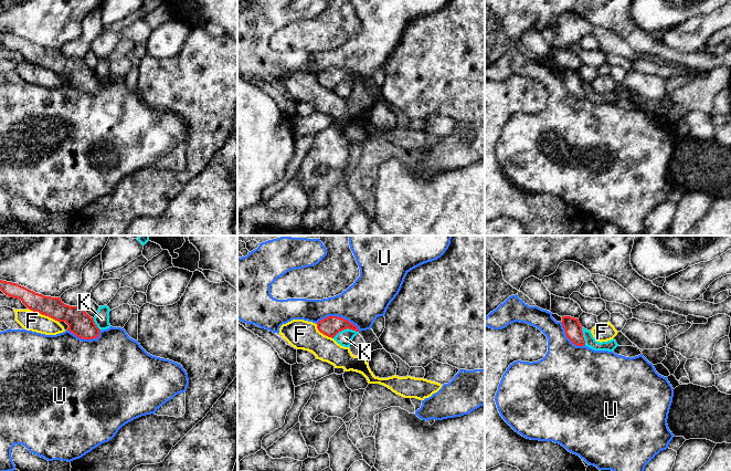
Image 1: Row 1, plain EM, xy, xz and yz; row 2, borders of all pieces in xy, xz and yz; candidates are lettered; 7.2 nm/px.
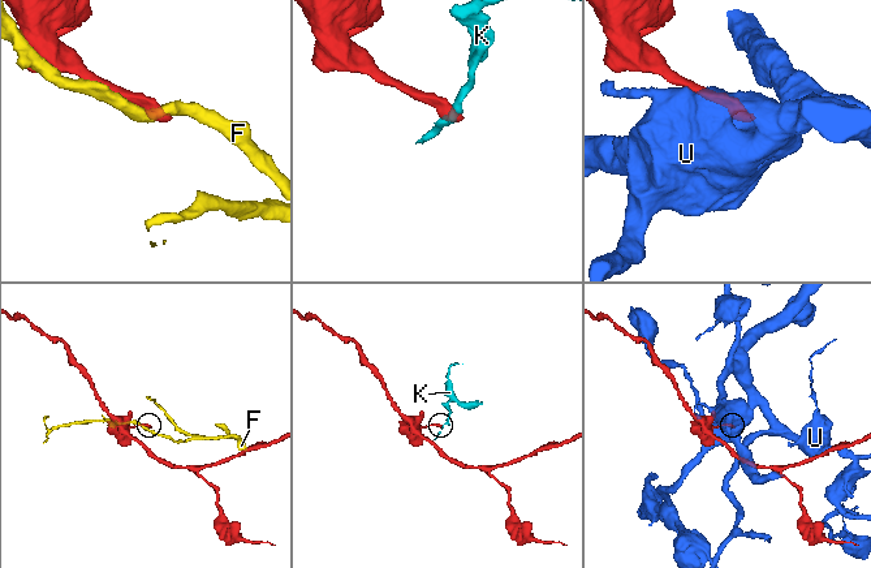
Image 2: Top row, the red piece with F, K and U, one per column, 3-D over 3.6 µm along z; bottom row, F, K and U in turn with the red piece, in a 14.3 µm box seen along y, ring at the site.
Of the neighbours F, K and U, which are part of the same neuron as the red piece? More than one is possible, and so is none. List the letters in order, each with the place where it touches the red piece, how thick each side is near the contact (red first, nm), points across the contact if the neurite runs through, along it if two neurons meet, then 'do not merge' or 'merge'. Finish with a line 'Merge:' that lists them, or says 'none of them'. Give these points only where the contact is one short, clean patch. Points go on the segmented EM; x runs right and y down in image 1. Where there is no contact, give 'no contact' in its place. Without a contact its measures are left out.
F: xy (43, 314) | 160/140 nm | do not merge
K: xz (345, 328) | 150/120 nm | along xz (358, 331), (343, 328), (332, 337) | do not merge
U: xz (337, 316) | 150/300 nm | along xz (316, 323), (328, 316), (341, 316), (351, 322), (359, 331) | do not merge
Merge: none of them

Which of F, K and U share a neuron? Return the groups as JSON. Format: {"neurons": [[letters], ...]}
{"neurons": [["F"], ["K"], ["U"]]}

